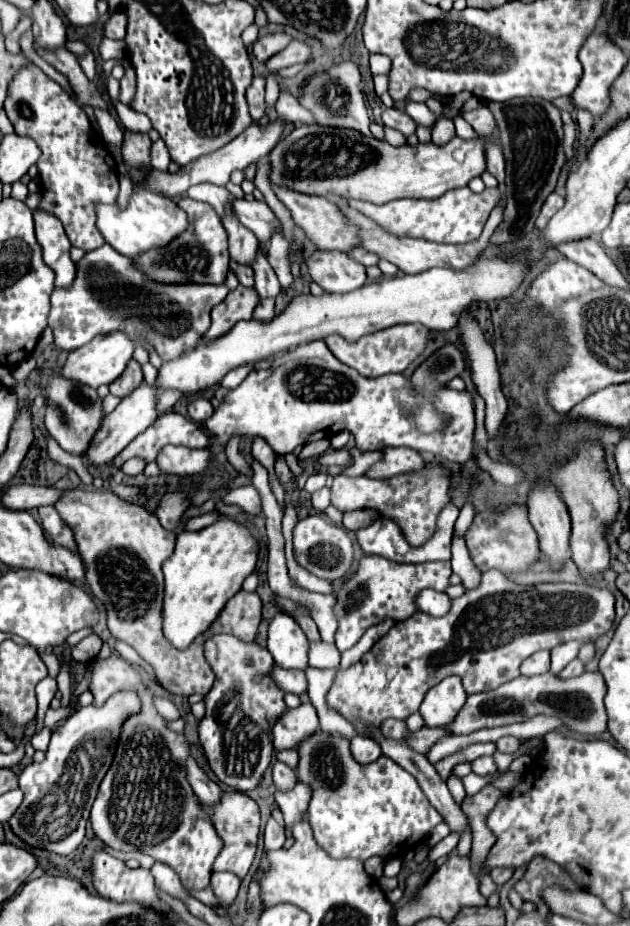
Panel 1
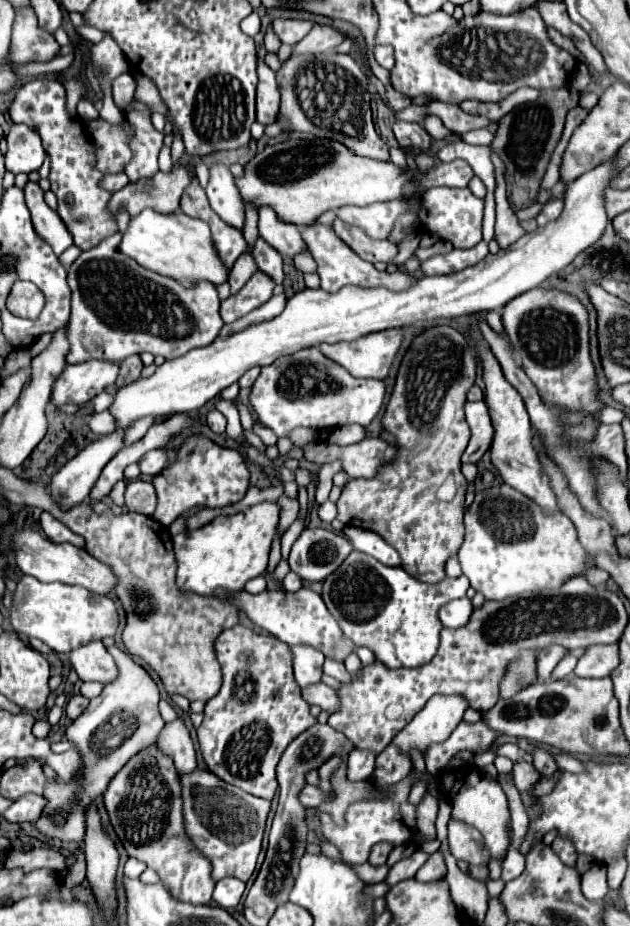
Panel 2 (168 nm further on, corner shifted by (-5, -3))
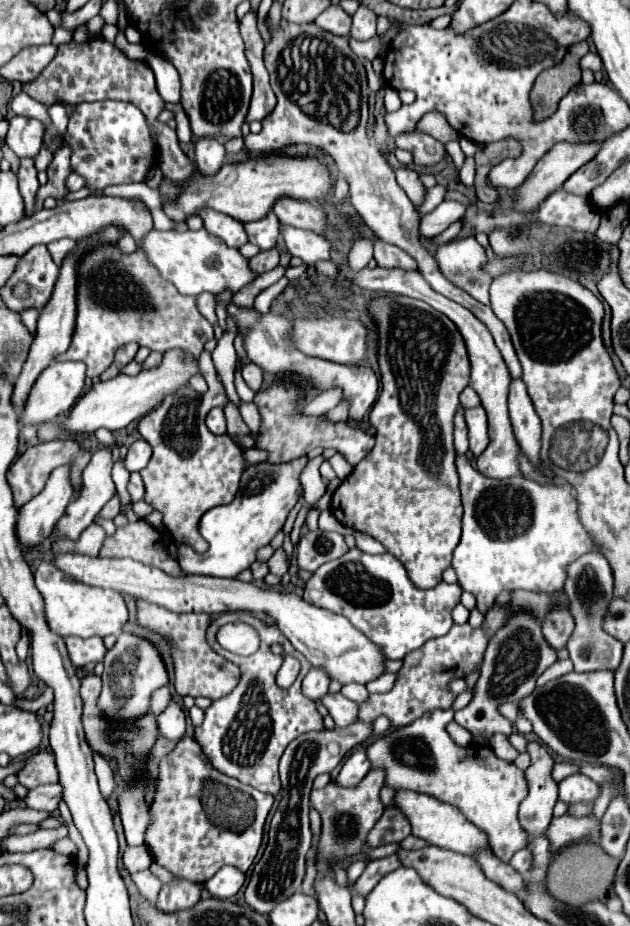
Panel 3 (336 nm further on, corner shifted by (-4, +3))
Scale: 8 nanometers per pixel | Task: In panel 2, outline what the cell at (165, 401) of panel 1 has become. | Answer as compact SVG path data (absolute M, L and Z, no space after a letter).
M141 418L131 424L131 428L125 434L125 444L133 444L145 436L145 432L155 424L155 418Z

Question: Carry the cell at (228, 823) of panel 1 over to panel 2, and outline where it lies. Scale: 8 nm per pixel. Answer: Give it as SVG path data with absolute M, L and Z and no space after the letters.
M195 770L193 774L181 776L183 802L185 802L185 830L191 842L211 860L213 880L235 876L247 882L255 870L257 856L261 852L261 840L265 832L267 814L271 808L269 800L235 788L209 770Z

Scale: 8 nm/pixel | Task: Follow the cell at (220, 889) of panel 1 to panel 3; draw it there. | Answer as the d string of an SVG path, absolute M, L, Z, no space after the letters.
M224 866L204 886L214 898L224 898L226 900L226 898L232 898L242 888L244 880L246 880L246 876L238 868Z

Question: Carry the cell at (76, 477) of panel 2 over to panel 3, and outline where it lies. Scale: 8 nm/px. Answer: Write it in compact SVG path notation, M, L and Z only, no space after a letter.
M68 466L56 468L46 482L46 488L18 510L16 538L20 540L20 546L42 546L42 542L50 536L54 524L64 514L74 496L72 484L68 480L68 470Z

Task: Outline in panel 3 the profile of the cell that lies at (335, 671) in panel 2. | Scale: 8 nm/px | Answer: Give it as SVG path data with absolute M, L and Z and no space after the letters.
M346 684L342 690L340 690L346 698L350 698L350 700L354 700L356 704L364 704L364 702L368 702L368 690L364 688L364 686L360 686L360 684Z

